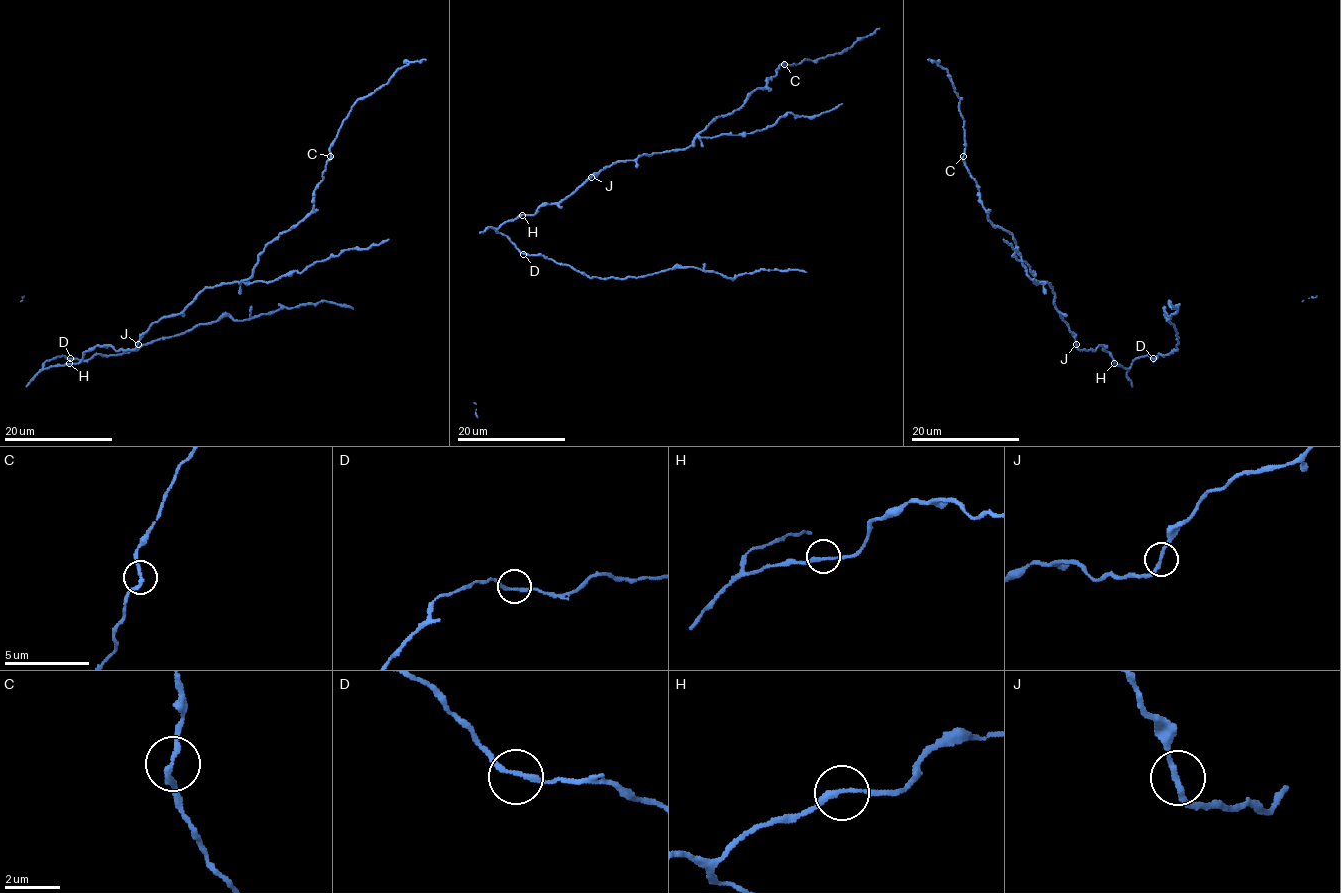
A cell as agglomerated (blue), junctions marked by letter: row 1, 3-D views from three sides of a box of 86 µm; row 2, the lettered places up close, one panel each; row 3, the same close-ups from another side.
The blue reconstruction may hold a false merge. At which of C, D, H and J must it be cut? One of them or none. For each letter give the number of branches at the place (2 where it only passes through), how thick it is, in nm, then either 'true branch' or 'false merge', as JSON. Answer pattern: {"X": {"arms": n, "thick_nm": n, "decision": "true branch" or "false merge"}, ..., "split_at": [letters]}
{"C": {"arms": 2, "thick_nm": 200, "decision": "true branch"}, "D": {"arms": 2, "thick_nm": 190, "decision": "true branch"}, "H": {"arms": 2, "thick_nm": 200, "decision": "true branch"}, "J": {"arms": 2, "thick_nm": 200, "decision": "true branch"}, "split_at": []}

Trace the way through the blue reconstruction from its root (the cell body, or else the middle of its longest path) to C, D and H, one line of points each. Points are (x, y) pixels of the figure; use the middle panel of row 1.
C: (591, 176), (617, 161), (688, 147), (715, 117), (730, 115), (784, 63)
D: (591, 176), (563, 200), (542, 204), (533, 215), (519, 215), (496, 230), (523, 254)
H: (591, 176), (563, 200), (542, 204), (533, 215), (522, 215)

